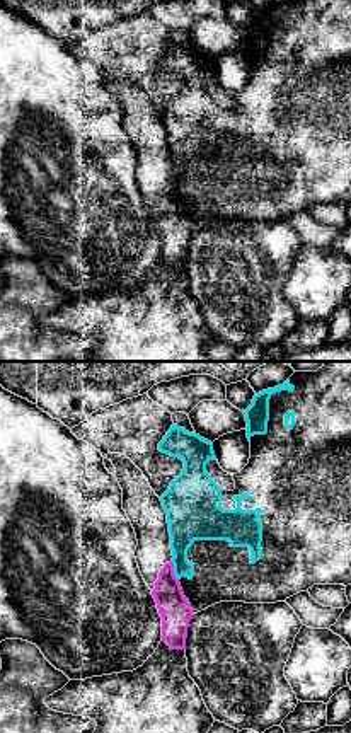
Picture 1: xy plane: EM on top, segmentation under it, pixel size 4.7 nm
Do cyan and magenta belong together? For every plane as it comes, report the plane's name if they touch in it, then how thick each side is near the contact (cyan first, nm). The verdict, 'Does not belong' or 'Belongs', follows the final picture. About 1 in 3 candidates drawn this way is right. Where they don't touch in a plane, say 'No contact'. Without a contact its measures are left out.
Touches cyan in xy. Thickness 190 nm (cyan) against 150 nm

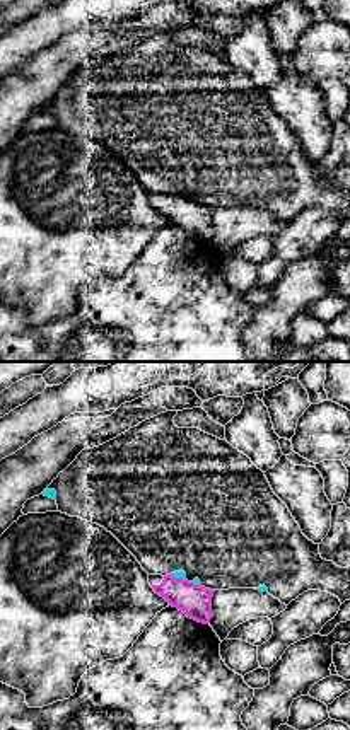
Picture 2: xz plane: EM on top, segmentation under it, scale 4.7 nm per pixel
Touches cyan in xz. Thickness 30 nm (cyan) against 160 nm

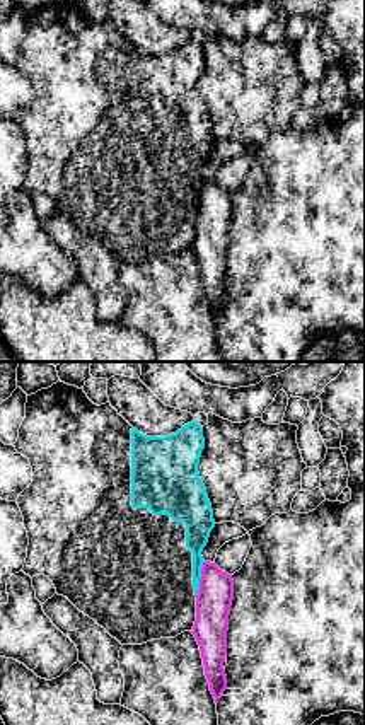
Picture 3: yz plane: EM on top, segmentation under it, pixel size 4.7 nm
Touches cyan in yz. Thickness 130 nm (cyan) against 170 nm

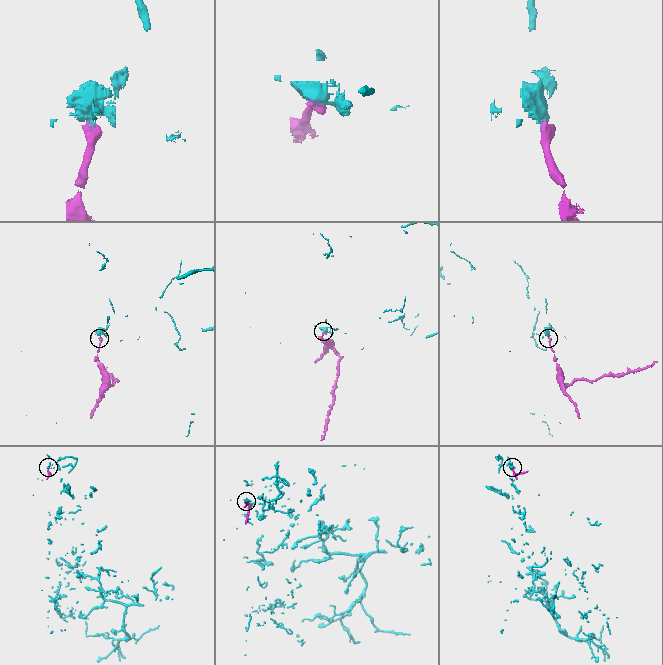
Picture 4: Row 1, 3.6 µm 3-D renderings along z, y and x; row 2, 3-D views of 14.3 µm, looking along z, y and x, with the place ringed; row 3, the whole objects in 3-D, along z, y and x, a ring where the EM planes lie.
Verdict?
Does not belong

